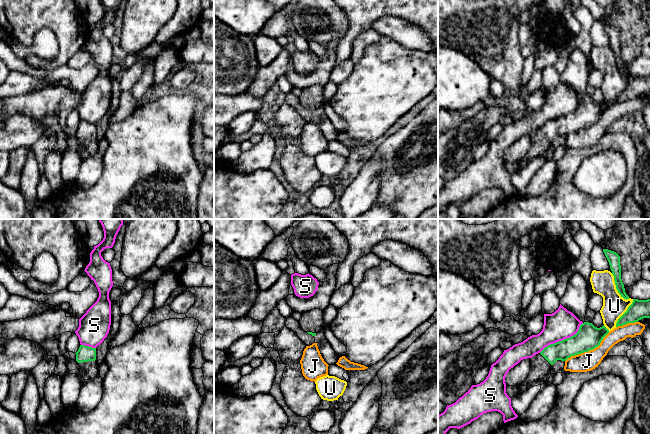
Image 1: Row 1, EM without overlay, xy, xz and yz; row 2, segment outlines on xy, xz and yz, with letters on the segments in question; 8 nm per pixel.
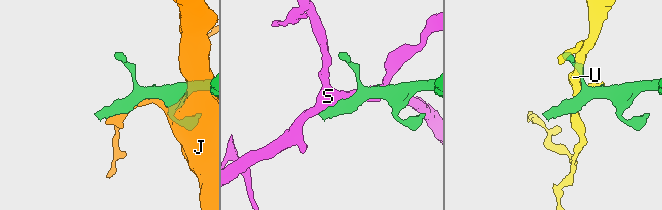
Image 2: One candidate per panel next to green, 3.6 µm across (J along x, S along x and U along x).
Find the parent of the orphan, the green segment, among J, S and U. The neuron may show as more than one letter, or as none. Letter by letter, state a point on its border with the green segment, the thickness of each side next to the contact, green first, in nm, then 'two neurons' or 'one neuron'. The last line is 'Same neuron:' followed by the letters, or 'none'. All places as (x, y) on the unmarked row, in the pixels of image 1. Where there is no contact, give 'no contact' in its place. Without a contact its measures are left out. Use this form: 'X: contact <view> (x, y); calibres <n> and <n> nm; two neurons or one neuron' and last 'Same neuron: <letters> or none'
J: contact yz (588, 126); calibres 200 and 160 nm; two neurons
S: contact yz (562, 116); calibres 200 and 240 nm; two neurons
U: contact yz (616, 64); calibres 100 and 190 nm; two neurons
Same neuron: none

